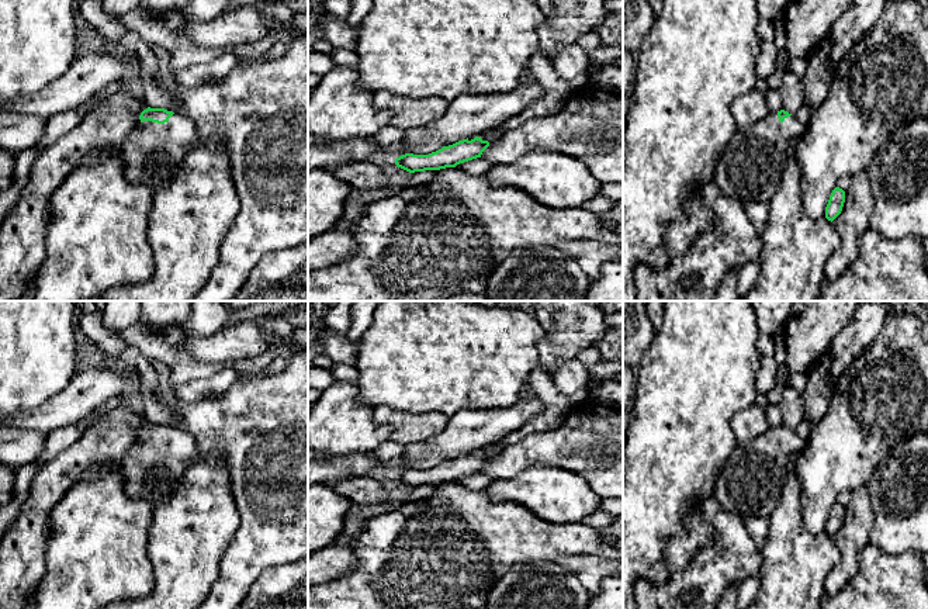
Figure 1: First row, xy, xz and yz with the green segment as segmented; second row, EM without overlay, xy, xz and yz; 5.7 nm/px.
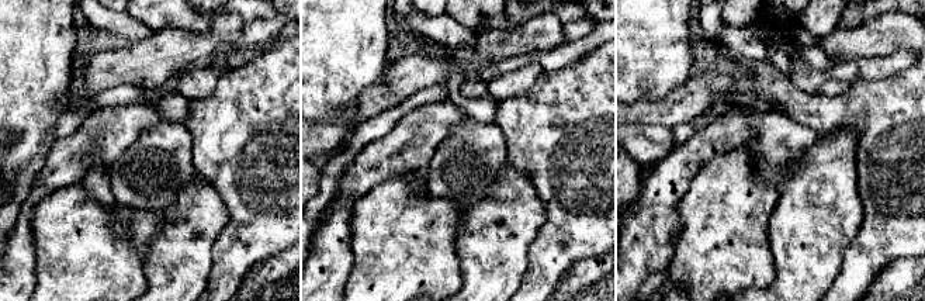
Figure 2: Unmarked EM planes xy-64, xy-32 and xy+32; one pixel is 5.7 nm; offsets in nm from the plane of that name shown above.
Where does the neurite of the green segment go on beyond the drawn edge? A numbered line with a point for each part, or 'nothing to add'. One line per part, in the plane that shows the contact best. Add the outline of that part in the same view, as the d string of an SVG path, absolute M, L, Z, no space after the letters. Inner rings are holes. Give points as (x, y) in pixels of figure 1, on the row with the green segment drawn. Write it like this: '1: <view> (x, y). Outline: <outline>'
1: xy (152, 154). Outline: M174 113L165 124L142 122L138 118L136 128L128 135L121 149L127 181L149 186L153 191L163 188L176 177L197 141L198 134L193 121L180 113Z

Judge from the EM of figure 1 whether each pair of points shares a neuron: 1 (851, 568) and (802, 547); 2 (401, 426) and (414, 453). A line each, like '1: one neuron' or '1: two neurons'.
1: two neurons
2: two neurons

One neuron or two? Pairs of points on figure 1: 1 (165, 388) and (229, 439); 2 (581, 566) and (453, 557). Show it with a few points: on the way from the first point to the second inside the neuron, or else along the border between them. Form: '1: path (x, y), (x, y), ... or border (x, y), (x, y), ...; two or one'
1: border (176, 398), (168, 402), (158, 401); two
2: border (588, 554), (560, 554), (551, 559); two

